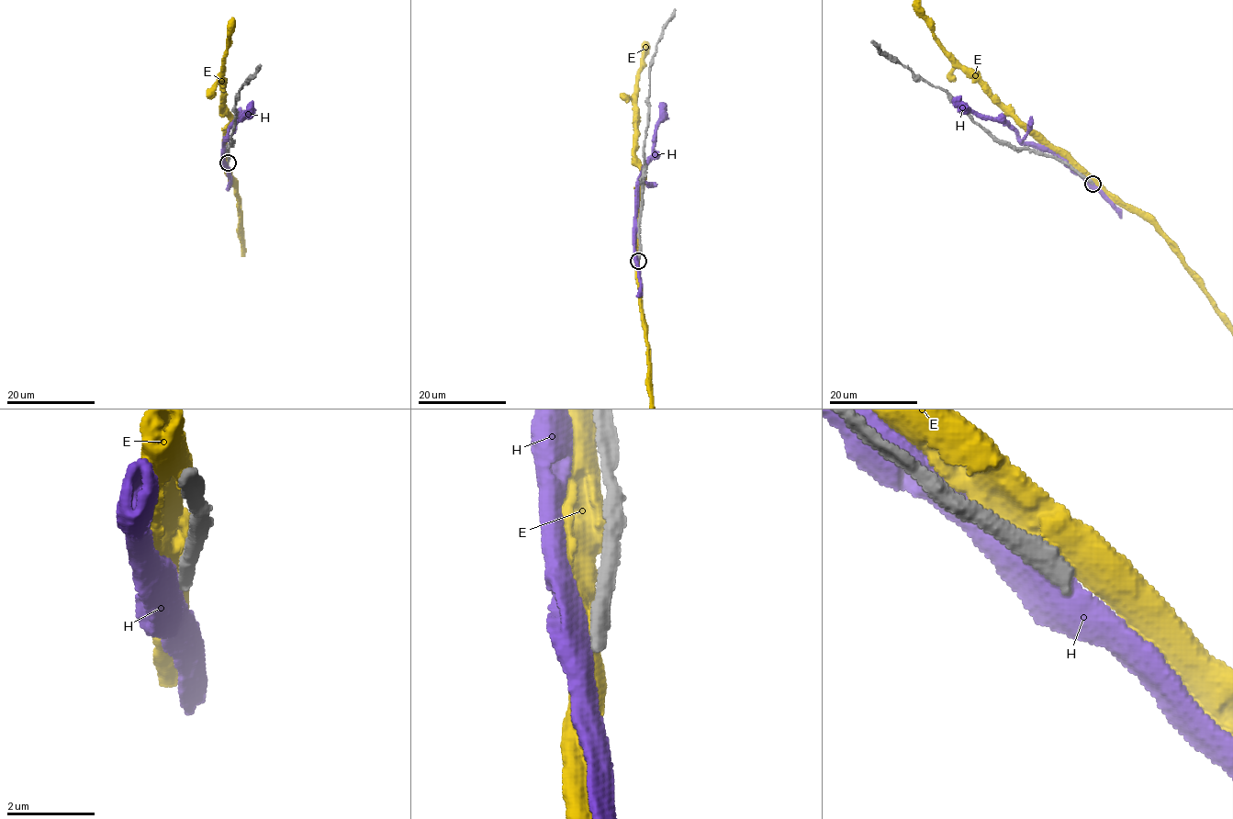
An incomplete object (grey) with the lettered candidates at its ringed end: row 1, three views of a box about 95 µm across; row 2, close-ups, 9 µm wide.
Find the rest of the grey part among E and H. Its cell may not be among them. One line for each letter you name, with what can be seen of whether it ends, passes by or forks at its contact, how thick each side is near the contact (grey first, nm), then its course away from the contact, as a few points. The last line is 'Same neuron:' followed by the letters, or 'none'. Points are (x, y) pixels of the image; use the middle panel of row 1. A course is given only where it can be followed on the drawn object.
Same neuron: none

